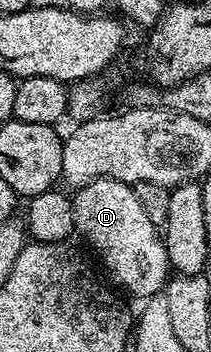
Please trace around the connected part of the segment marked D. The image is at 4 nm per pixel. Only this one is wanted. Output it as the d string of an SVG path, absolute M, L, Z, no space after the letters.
M96 176L74 193L75 231L91 243L107 272L127 292L150 298L162 293L169 279L167 245L164 237L149 222L132 185Z

